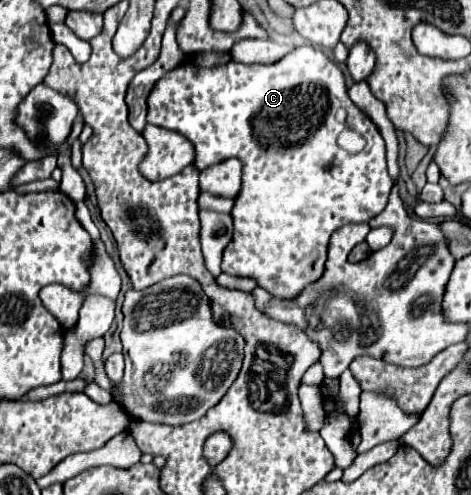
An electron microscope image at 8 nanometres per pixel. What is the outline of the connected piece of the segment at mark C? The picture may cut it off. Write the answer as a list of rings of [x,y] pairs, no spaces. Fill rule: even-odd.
[[[298,47],[298,49],[290,51],[288,55],[284,55],[282,59],[268,63],[268,65],[264,65],[264,63],[246,65],[246,63],[238,63],[234,59],[230,59],[224,65],[216,65],[216,67],[198,67],[190,61],[182,63],[176,69],[168,71],[152,89],[152,93],[148,97],[148,123],[170,129],[170,131],[178,131],[180,135],[184,135],[196,149],[194,167],[198,171],[204,171],[212,163],[224,161],[226,157],[238,157],[242,161],[242,189],[236,195],[234,207],[230,213],[234,219],[234,231],[232,231],[232,241],[226,245],[224,255],[222,255],[222,271],[228,275],[256,279],[258,287],[262,287],[264,291],[268,291],[270,295],[274,295],[280,301],[292,301],[292,299],[300,297],[302,291],[310,283],[320,279],[320,275],[324,271],[324,263],[326,263],[328,241],[336,229],[340,229],[348,223],[368,223],[372,217],[382,213],[388,203],[392,181],[386,171],[384,139],[380,137],[374,123],[370,123],[370,119],[366,115],[362,115],[362,111],[358,111],[358,107],[354,107],[354,103],[350,103],[342,71],[316,47]],[[345,129],[352,129],[358,135],[362,133],[360,137],[364,138],[366,144],[360,151],[354,152],[354,147],[346,147],[346,139],[344,139],[344,135],[340,135]]]

